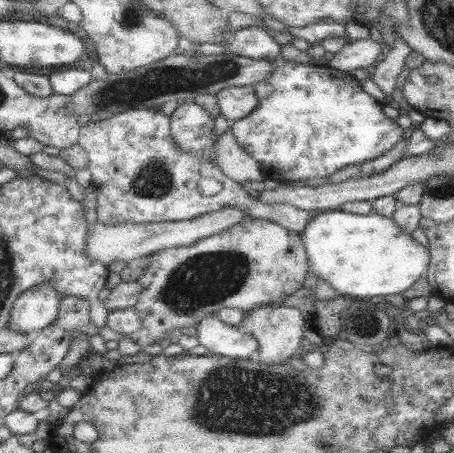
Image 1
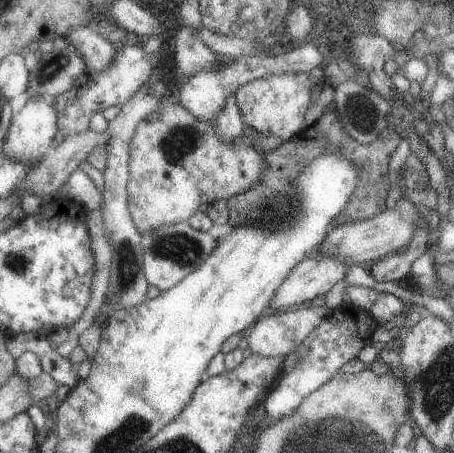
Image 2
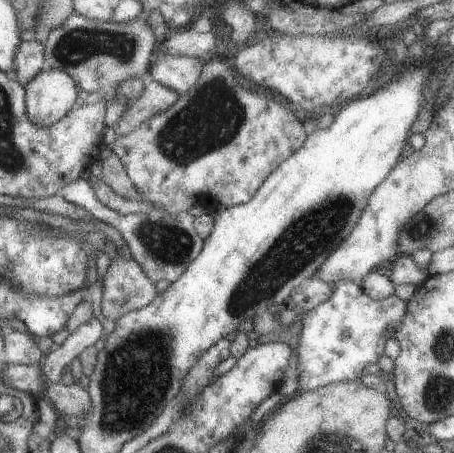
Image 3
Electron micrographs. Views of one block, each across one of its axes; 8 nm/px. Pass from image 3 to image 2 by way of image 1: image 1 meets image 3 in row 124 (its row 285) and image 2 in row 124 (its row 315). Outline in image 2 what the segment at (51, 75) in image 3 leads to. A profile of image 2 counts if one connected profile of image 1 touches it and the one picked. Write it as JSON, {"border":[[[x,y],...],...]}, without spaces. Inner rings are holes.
{"border":[[[29,96],[29,100],[25,102],[25,106],[11,116],[11,124],[9,130],[5,134],[5,142],[3,142],[3,152],[15,160],[23,160],[23,162],[33,162],[43,158],[49,148],[51,148],[51,140],[57,134],[57,108],[55,108],[55,98],[45,98],[45,96]]]}

